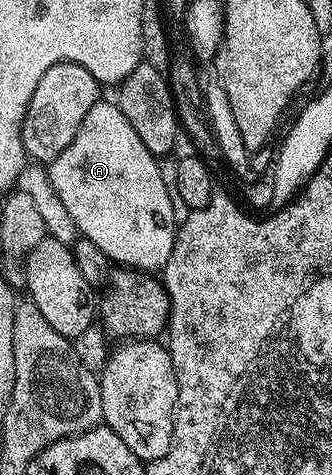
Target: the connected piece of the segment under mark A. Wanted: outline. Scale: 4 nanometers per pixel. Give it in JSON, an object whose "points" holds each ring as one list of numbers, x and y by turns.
{"points":[[102,98,84,114,76,138,50,163,48,171,79,233,96,245,107,261,154,274,165,268,176,231,176,200,158,164,117,103]]}

